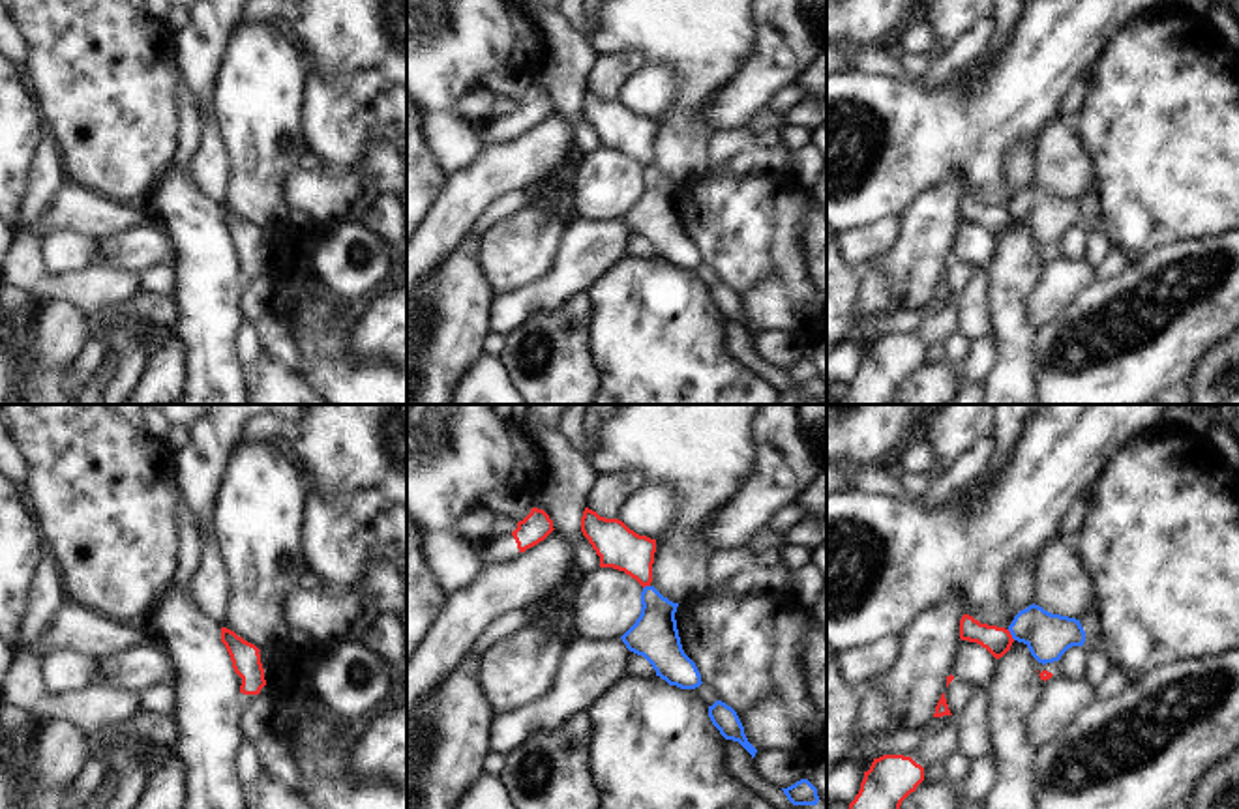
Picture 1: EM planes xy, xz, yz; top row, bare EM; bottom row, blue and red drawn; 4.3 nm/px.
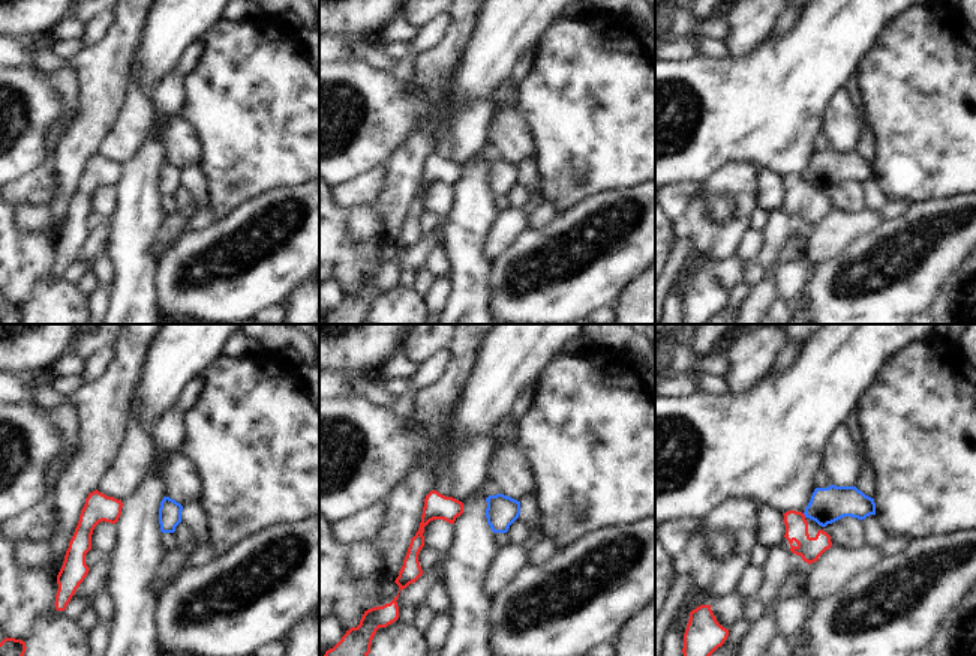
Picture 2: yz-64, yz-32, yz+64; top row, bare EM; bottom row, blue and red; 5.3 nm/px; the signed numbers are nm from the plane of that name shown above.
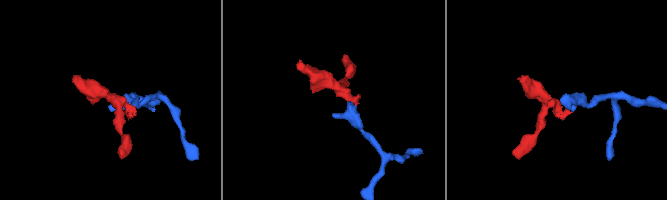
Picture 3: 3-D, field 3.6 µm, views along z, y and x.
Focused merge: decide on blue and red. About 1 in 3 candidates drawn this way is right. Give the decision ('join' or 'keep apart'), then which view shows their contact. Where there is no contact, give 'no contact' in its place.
keep apart | yz

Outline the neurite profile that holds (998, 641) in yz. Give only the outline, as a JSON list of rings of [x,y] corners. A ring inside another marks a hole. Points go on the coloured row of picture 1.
[[[963,614],[960,620],[960,639],[977,642],[986,648],[995,657],[995,665],[1003,663],[1003,655],[1010,650],[1014,642],[1008,629],[980,624],[969,614]]]

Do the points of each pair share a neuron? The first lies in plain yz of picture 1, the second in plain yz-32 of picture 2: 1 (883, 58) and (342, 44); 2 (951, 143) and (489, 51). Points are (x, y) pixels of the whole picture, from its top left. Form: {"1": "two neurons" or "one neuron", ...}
{"1": "two neurons", "2": "one neuron"}

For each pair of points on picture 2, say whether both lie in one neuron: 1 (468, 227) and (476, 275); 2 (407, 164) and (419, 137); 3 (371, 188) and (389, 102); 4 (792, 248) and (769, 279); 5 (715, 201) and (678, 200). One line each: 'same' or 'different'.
1: same
2: same
3: different
4: same
5: different

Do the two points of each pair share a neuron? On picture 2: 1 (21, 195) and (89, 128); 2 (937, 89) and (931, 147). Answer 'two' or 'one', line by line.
1: two
2: one

